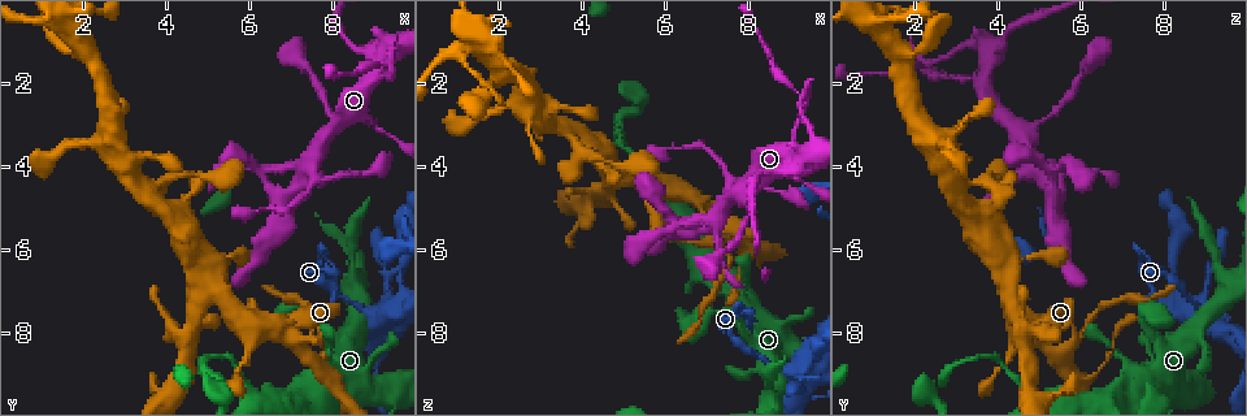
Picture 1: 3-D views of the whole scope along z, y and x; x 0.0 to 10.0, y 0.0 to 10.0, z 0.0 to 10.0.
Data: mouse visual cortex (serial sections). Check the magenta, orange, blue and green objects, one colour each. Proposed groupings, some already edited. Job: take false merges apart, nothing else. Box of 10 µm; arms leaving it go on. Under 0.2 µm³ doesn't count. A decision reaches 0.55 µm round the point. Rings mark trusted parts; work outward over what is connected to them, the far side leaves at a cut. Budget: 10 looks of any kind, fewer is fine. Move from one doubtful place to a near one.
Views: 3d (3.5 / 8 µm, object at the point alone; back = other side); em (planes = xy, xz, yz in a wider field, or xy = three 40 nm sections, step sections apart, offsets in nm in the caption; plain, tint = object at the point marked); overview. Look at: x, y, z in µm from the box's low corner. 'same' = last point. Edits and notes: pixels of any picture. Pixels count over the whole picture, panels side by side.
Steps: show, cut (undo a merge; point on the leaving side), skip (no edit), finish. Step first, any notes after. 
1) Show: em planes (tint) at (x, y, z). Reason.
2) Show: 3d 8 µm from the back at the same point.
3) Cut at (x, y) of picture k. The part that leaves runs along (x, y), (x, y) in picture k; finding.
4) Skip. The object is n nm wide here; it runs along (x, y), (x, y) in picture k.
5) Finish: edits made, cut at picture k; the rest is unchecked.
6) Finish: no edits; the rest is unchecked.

Show: 3d 3.5 µm at (7.50, 3.85, 4.85). Sharp bend.

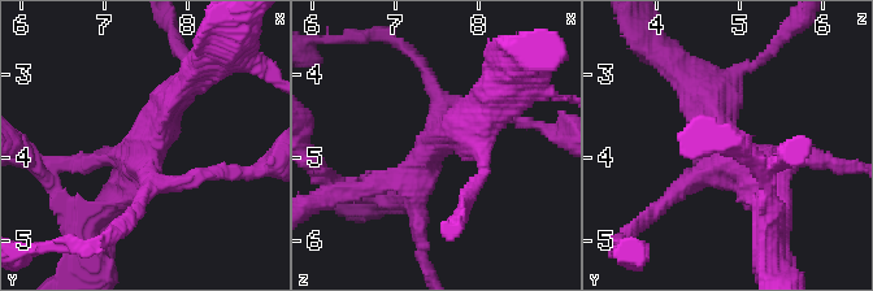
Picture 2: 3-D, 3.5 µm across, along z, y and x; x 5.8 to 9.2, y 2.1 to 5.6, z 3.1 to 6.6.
Show: em xy step 2 (tint) at (7.50, 3.90, 4.80).

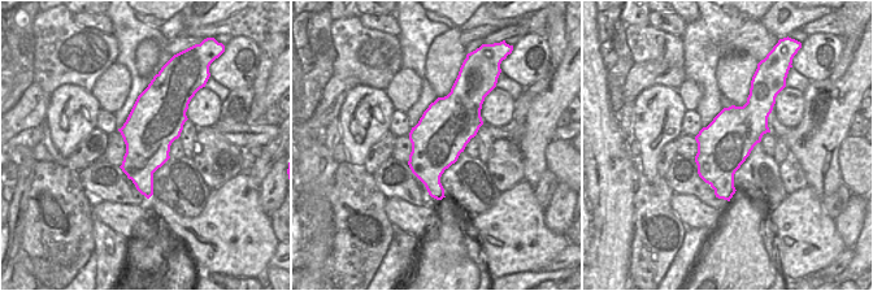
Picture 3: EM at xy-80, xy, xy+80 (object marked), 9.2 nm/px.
Skip. It runs along (698, 82), (717, 138), (778, 205) in picture 2; one cell here.

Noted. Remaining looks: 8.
Show: 3d 3.5 µm from the back at (9.20, 1.60, 3.75). Abrupt turn.

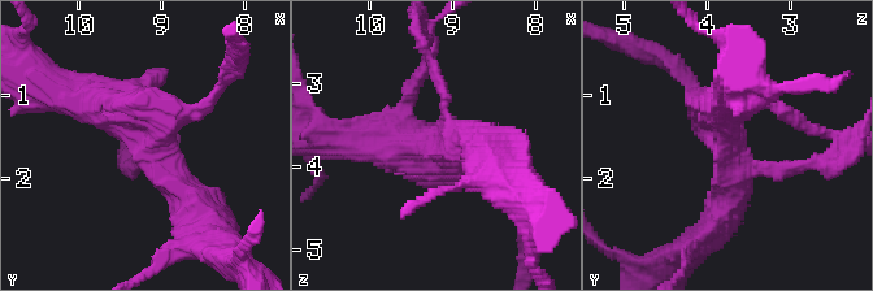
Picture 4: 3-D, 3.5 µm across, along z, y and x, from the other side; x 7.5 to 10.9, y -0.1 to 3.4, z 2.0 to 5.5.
Show: em xy step 2 (tint) at (9.15, 1.55, 3.75). Need the tissue.

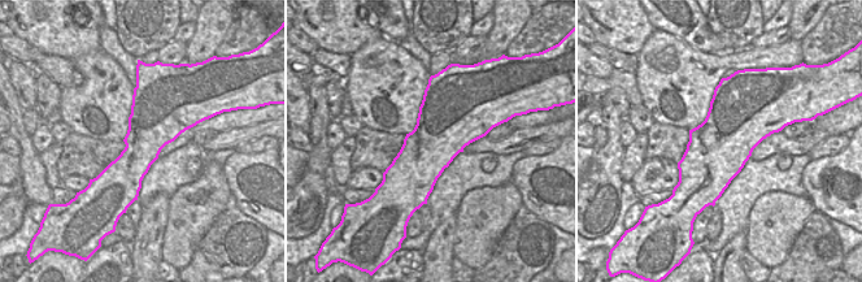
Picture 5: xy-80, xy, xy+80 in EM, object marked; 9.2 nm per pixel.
Skip. It runs along (202, 213), (113, 101) in picture 4; all the same cell.

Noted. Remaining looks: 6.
Show: 3d 8 µm at (6.85, 7.95, 4.95). Sharp bend.

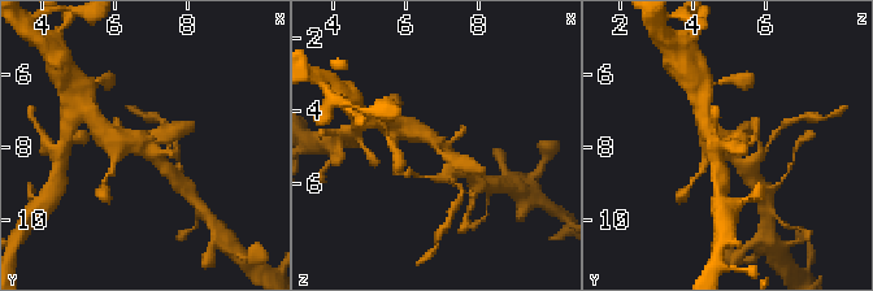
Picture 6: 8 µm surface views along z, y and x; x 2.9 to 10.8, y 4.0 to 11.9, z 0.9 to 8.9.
Show: em xy step 5 (tint) at the same point.

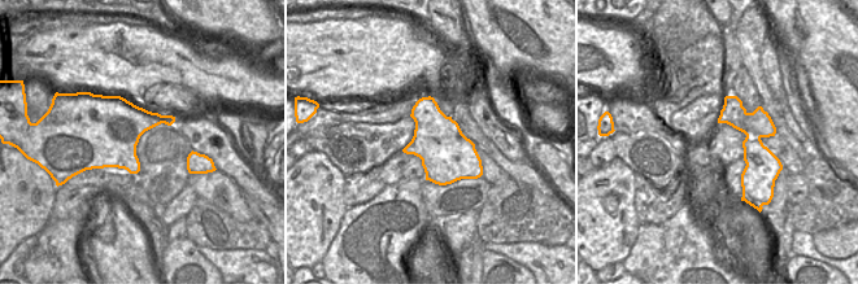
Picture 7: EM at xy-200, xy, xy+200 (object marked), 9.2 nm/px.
Skip. It runs along (461, 164), (428, 134), (405, 127) in picture 6; all the same cell.

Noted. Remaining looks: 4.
Show: 3d 3.5 µm at (9.05, 7.55, 8.95). Abrupt turn.

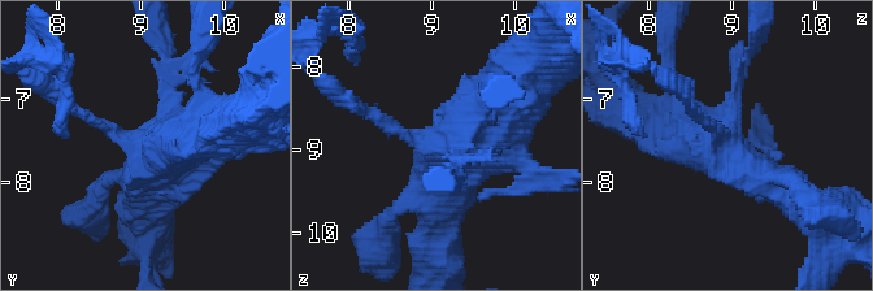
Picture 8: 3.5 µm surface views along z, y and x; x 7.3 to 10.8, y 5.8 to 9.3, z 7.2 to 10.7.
Show: em xy step 2 (plain) at (9.10, 7.60, 8.95). Need the tissue.

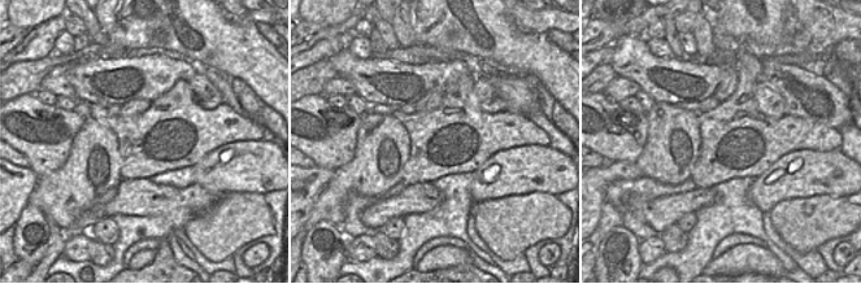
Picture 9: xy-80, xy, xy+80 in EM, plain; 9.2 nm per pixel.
Show: em xy step 2 (tint) at the same point. With the object marked.

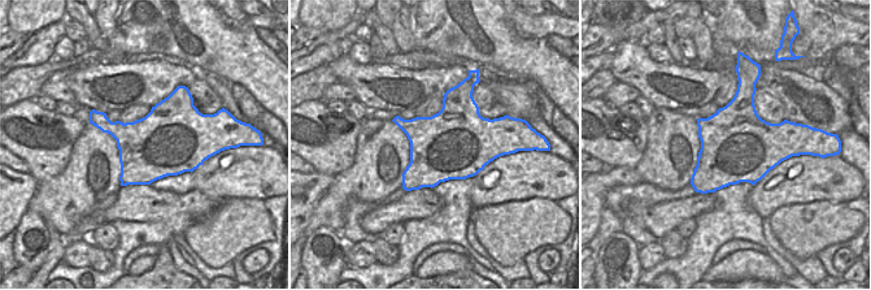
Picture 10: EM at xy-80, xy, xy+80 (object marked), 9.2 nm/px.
Skip. It runs along (372, 114), (439, 144), (491, 101) in picture 8; one cell here.

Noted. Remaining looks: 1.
Finish: no edits; the rest is unchecked.

